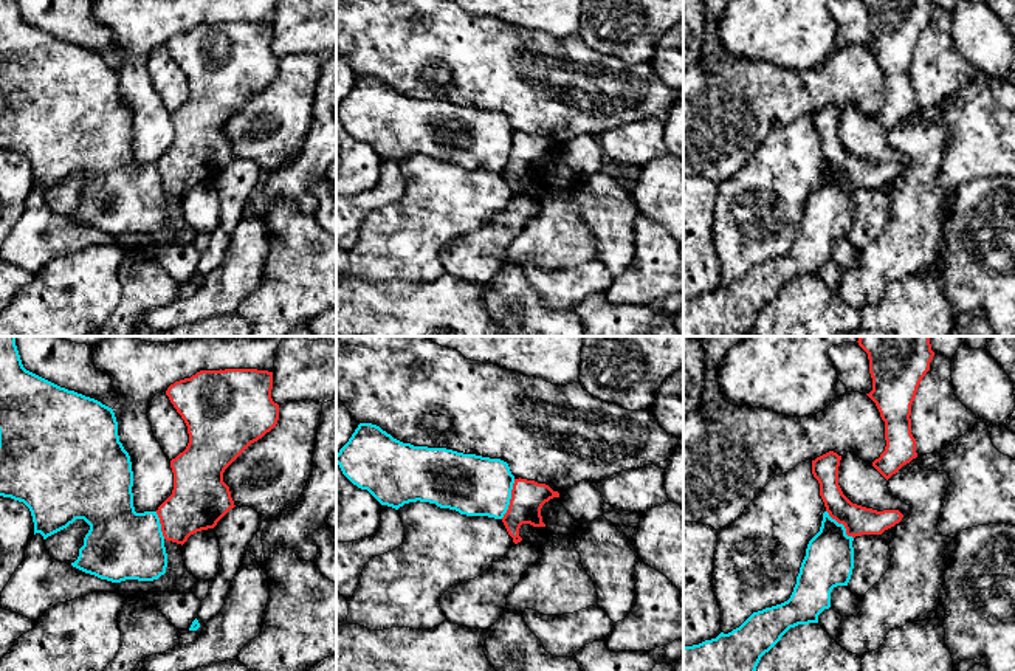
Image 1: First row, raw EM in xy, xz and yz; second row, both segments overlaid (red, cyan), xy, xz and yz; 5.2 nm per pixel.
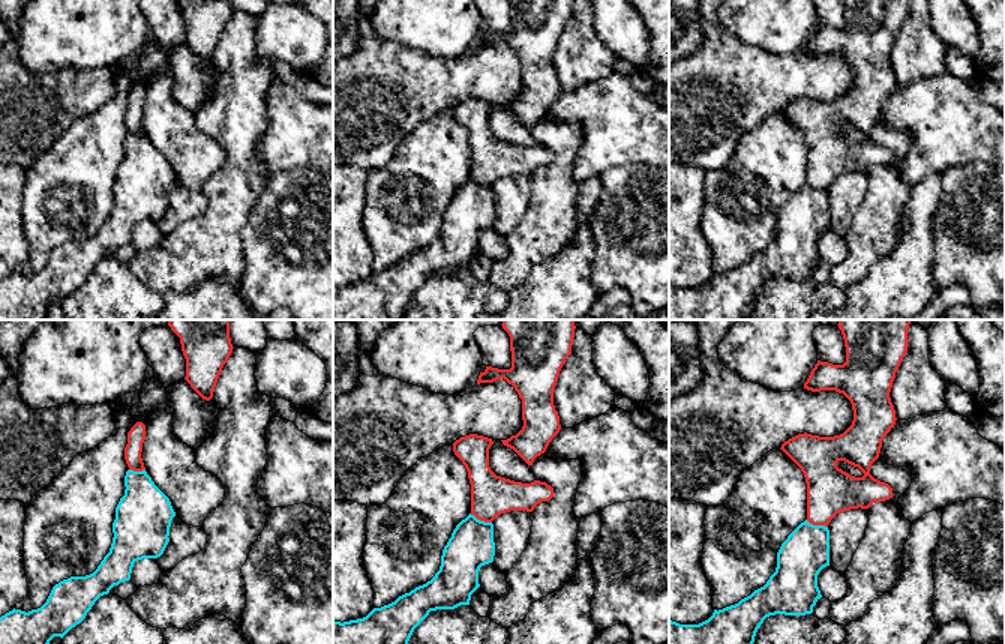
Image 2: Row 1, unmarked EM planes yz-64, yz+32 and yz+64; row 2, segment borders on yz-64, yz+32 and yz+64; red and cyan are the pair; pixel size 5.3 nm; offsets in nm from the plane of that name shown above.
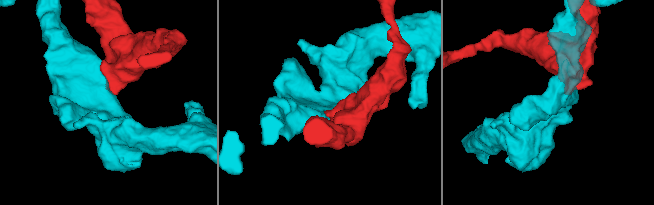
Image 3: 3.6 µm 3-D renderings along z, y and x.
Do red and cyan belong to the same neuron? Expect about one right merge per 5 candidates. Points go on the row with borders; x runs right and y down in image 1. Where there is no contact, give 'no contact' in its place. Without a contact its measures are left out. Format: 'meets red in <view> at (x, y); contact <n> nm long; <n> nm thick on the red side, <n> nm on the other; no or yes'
meets red in xz at (510, 499); contact 220 nm long; 180 nm thick on the red side, 320 nm on the other; no

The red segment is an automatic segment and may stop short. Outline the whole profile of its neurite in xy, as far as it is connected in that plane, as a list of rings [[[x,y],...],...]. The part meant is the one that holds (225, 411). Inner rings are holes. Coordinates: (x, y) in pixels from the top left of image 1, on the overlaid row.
[[[257,369],[200,370],[167,387],[166,395],[188,426],[189,443],[183,452],[170,460],[174,490],[157,510],[166,541],[183,545],[191,535],[214,528],[236,507],[229,487],[223,482],[223,473],[251,443],[277,425],[279,404],[273,401],[271,389],[273,372]]]

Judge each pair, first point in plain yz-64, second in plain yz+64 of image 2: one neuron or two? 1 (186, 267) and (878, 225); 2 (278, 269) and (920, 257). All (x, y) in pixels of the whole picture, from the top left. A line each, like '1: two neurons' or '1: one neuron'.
1: one neuron
2: two neurons

